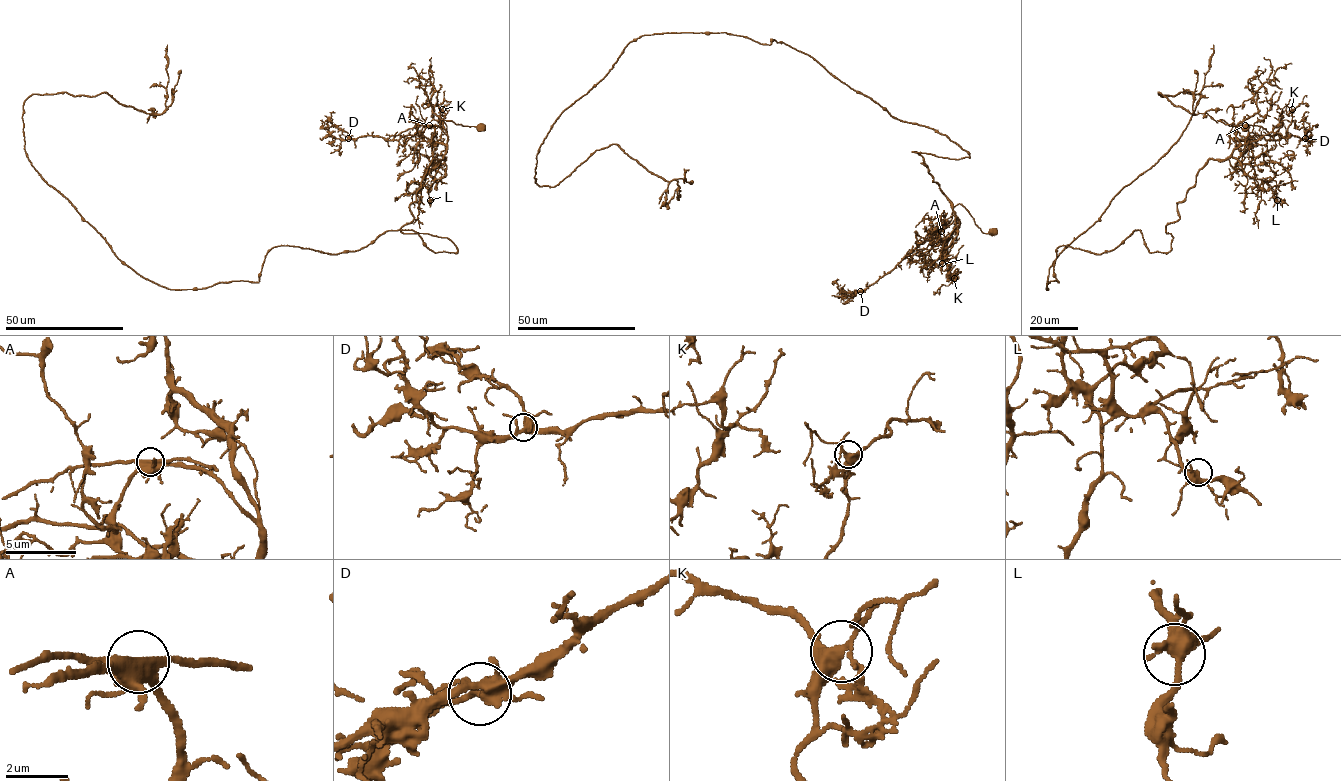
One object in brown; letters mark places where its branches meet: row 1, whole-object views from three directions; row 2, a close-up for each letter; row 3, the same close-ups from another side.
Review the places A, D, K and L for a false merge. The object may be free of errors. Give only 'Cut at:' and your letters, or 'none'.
Cut at: A

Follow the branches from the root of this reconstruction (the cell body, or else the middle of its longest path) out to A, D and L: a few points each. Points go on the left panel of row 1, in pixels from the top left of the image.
A: (481, 128), (443, 120), (440, 126), (429, 125)
D: (481, 128), (441, 120), (440, 126), (415, 126), (392, 140), (377, 136), (348, 138)
L: (481, 128), (441, 120), (437, 126), (447, 136), (443, 156), (446, 172), (429, 189), (430, 200)

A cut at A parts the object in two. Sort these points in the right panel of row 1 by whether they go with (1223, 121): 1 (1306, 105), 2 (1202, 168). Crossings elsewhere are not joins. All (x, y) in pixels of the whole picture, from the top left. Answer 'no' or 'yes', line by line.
1: no
2: no

